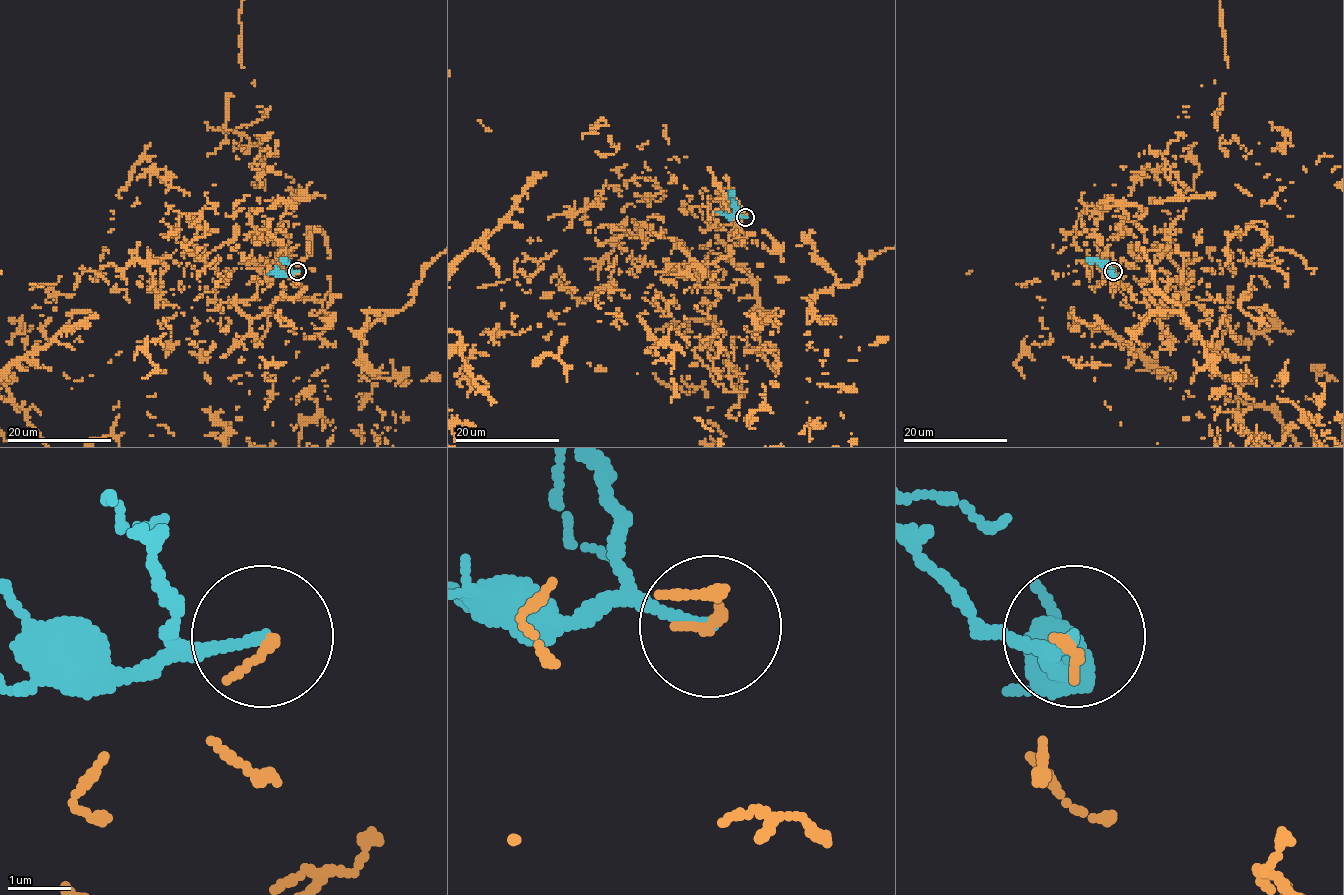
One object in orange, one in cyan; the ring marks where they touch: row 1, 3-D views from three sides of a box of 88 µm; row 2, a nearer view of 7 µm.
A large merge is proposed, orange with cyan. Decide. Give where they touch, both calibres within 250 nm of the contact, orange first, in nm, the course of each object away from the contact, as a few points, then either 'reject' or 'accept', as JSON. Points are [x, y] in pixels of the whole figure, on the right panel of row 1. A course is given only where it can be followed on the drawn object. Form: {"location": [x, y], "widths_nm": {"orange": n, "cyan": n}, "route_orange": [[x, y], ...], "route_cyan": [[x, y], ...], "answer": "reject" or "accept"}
{"location": [1113, 271], "widths_nm": {"orange": 140, "cyan": 160}, "route_cyan": [[1113, 272], [1104, 269], [1098, 261], [1108, 261]], "answer": "reject"}

